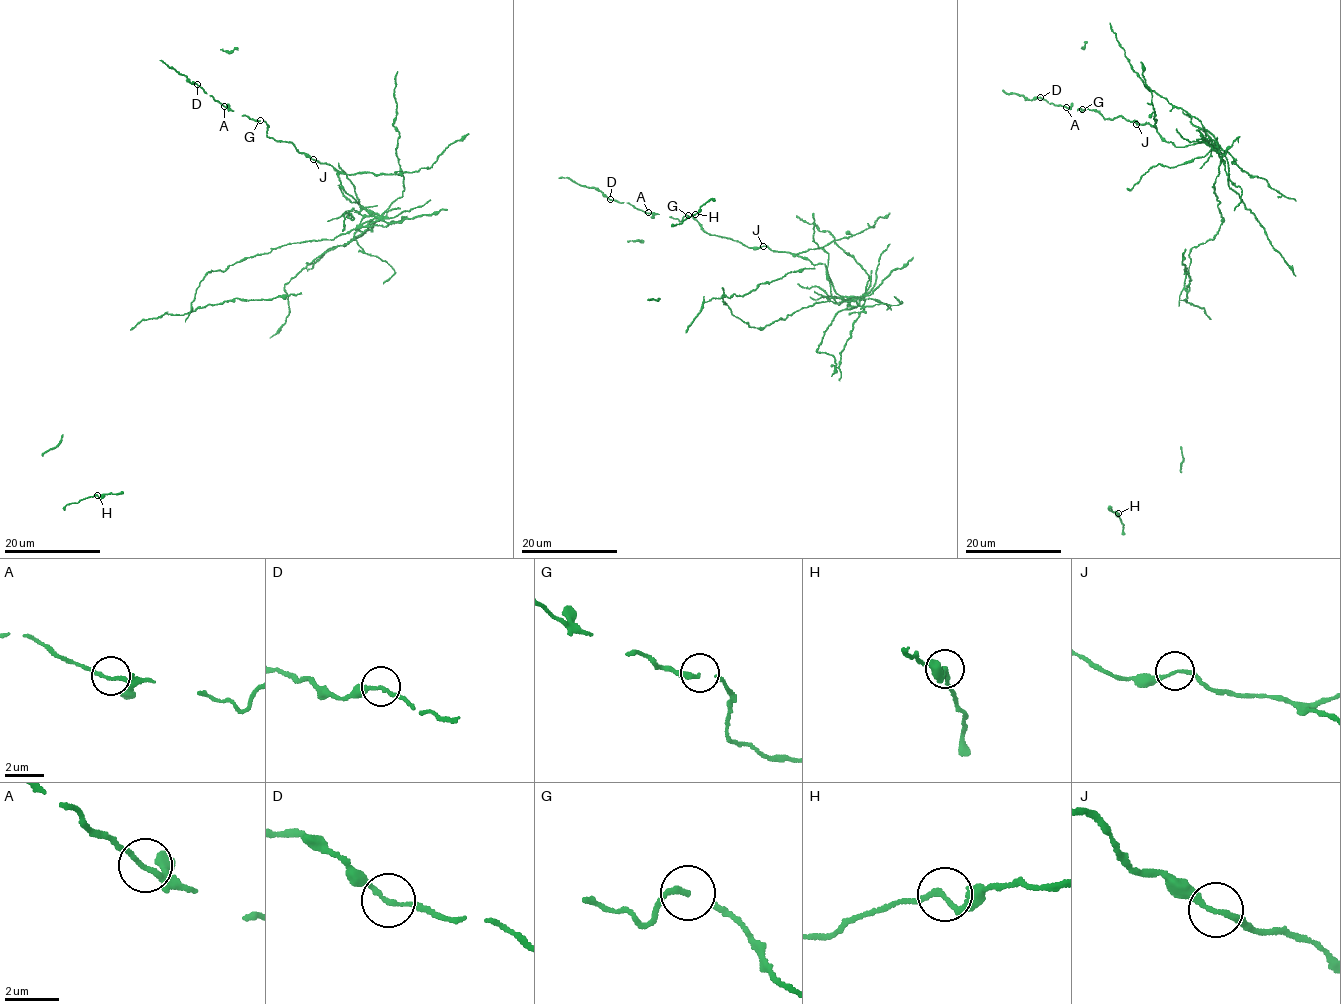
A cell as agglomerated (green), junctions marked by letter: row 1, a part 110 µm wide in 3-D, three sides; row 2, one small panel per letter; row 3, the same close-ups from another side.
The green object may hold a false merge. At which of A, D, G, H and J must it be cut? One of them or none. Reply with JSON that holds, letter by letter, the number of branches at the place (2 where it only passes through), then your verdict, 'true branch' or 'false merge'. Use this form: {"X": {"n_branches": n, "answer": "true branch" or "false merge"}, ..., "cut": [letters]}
{"A": {"n_branches": 2, "answer": "true branch"}, "D": {"n_branches": 2, "answer": "true branch"}, "G": {"n_branches": 2, "answer": "true branch"}, "H": {"n_branches": 2, "answer": "true branch"}, "J": {"n_branches": 2, "answer": "false merge"}, "cut": ["J"]}

